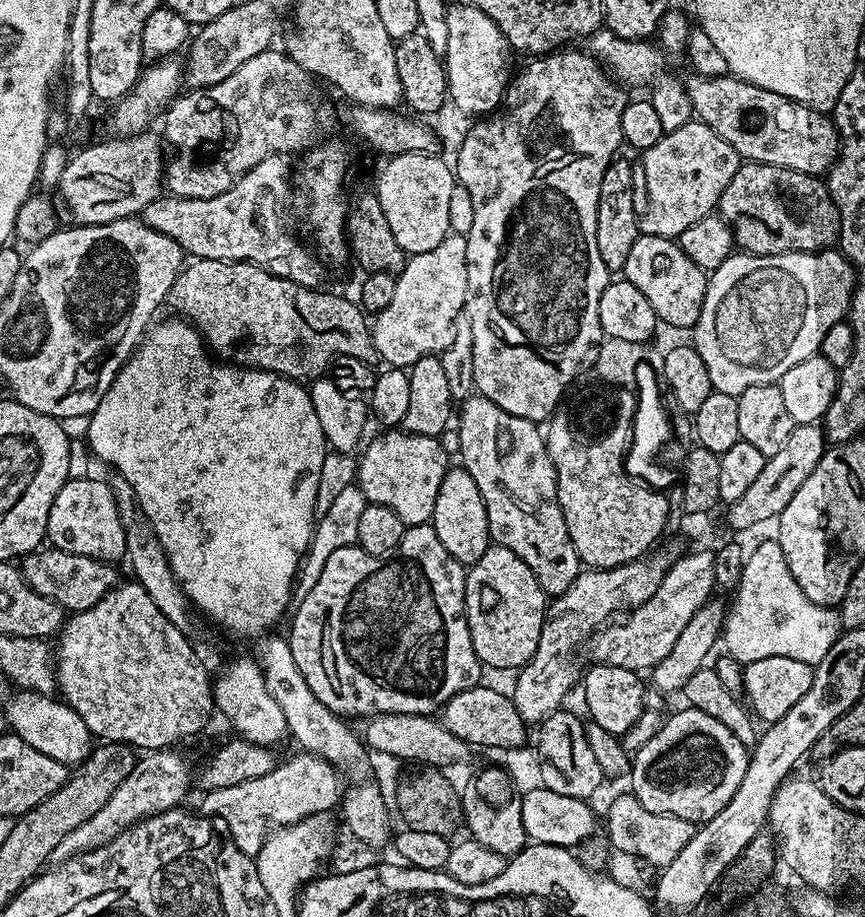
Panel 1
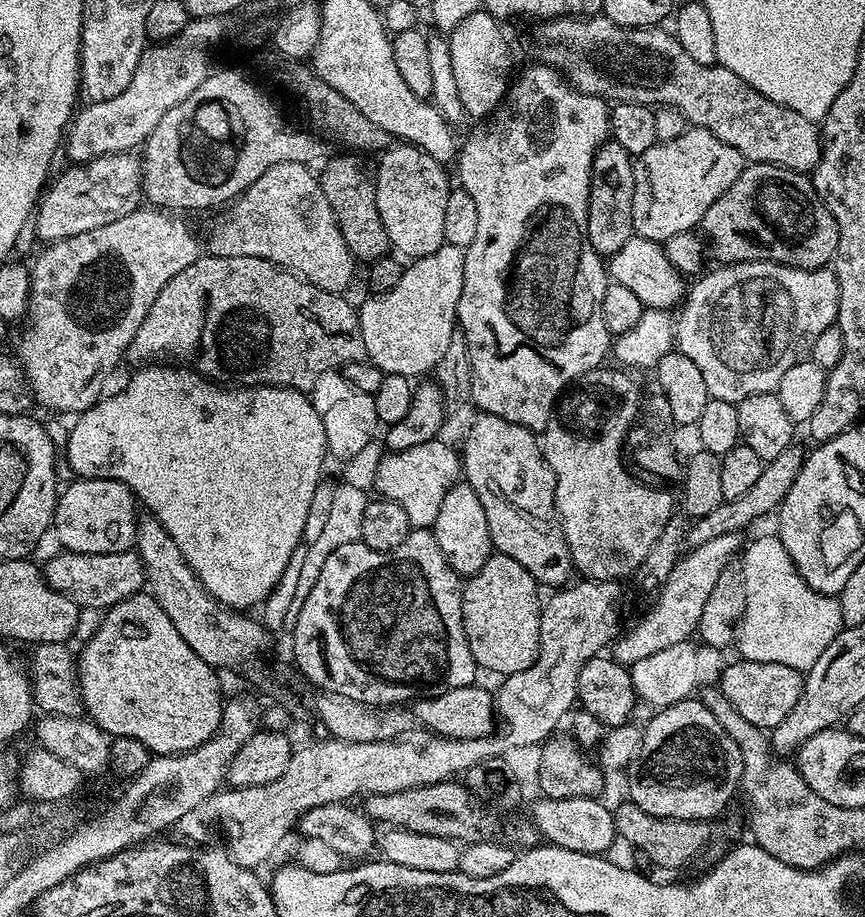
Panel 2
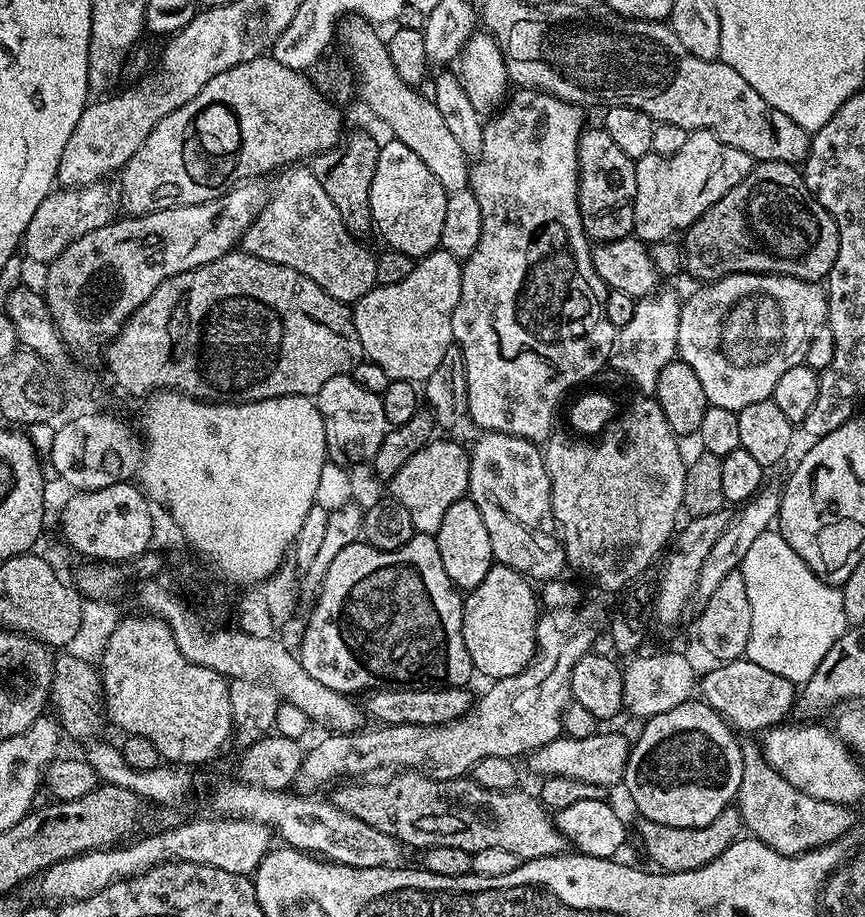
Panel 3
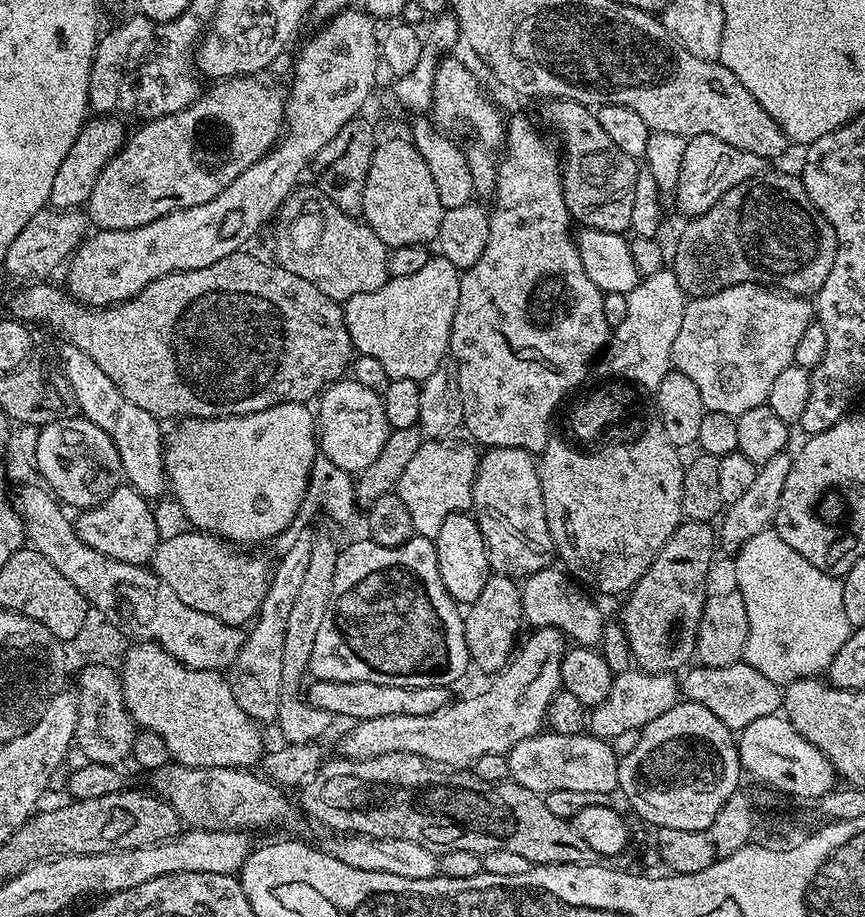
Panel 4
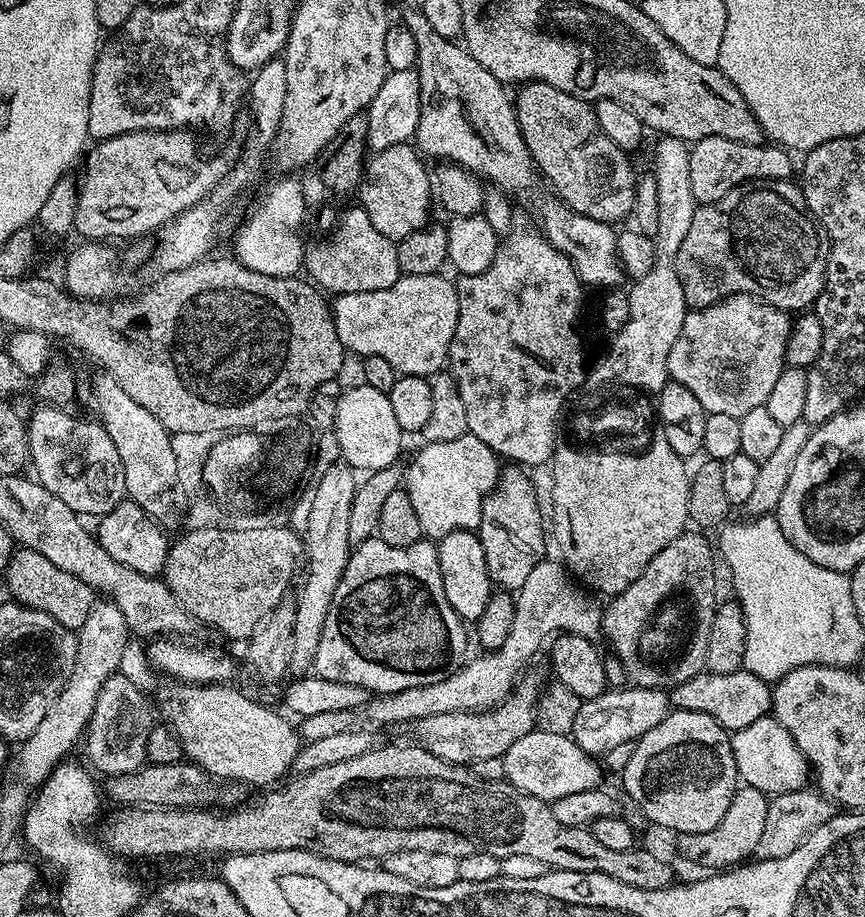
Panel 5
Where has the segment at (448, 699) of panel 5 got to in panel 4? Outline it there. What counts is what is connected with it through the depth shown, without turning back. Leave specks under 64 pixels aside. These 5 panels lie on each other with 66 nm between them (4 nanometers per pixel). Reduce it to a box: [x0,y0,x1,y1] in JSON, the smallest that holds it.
[522,566,604,647]

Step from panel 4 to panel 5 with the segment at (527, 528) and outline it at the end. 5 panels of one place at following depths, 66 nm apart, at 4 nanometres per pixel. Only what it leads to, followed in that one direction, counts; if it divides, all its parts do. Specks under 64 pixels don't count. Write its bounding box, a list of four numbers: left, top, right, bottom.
[478,466,546,590]

